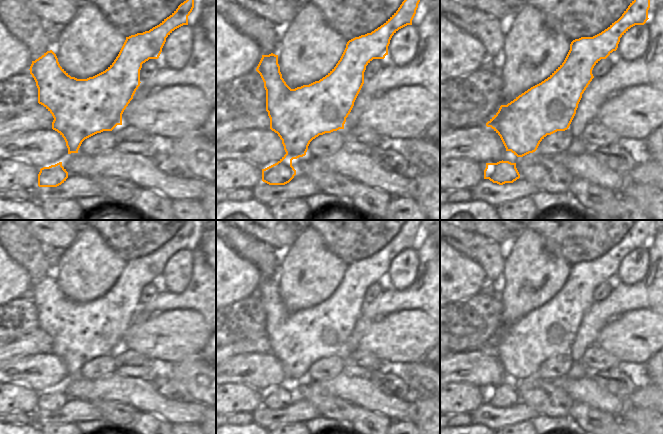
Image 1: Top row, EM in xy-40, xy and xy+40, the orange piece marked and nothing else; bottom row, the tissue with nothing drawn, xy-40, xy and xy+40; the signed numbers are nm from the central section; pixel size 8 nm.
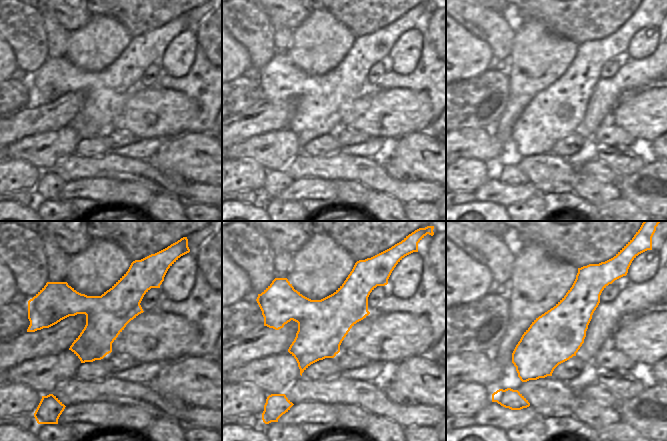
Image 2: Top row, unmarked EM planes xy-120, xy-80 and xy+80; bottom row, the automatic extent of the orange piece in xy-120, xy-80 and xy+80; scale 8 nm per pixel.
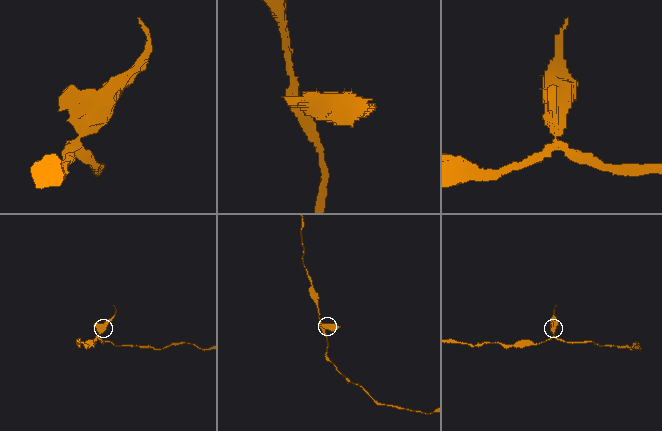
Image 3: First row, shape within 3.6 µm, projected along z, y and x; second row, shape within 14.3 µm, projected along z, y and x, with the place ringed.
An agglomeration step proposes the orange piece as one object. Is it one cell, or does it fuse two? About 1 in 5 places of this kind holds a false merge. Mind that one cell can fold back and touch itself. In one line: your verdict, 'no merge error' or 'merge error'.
merge error

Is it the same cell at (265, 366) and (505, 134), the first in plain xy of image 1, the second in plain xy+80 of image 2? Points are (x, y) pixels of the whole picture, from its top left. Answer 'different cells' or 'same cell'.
different cells

